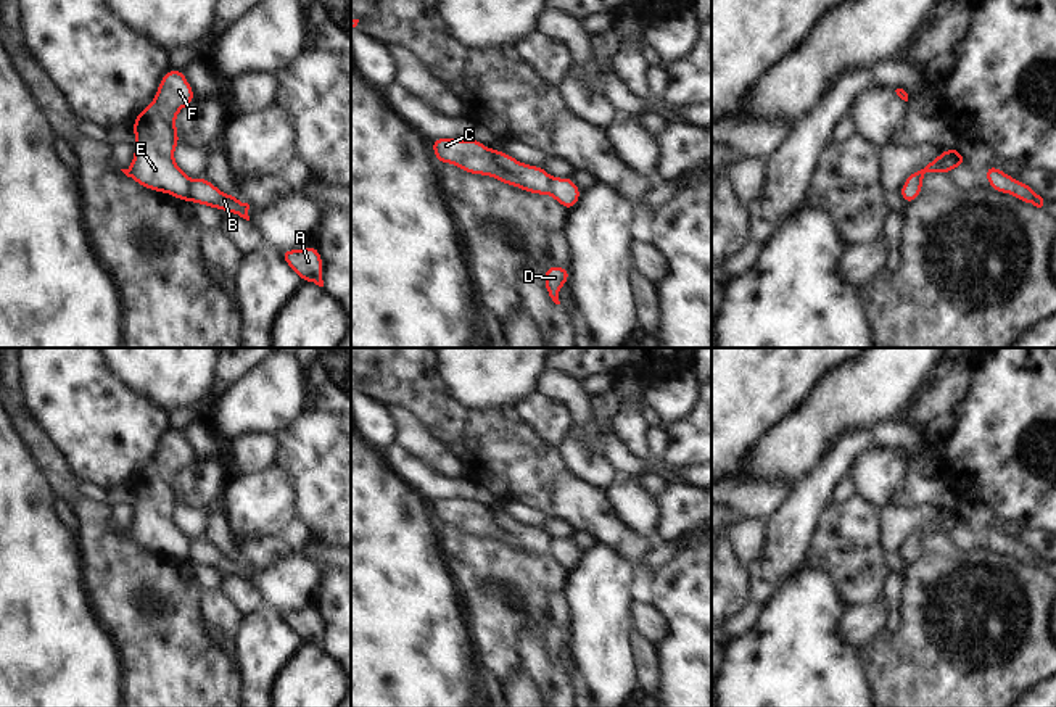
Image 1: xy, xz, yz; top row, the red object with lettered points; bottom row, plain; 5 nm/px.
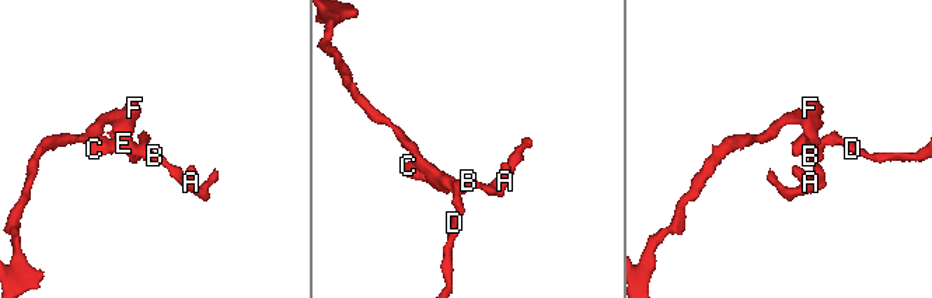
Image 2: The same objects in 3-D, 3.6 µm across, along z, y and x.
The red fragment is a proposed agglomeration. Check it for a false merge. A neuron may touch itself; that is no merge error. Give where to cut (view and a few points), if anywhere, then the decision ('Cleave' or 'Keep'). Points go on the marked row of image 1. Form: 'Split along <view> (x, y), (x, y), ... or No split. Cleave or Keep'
Split along xy (192, 182), (187, 200). Cleave.

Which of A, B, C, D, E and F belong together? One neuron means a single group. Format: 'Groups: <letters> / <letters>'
Groups: A B D / C E F.

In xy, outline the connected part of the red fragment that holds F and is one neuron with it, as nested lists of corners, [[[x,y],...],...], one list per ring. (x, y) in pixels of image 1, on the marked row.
[[[171,68],[163,76],[151,103],[132,124],[135,153],[130,166],[121,171],[135,184],[188,201],[192,179],[174,161],[174,148],[180,143],[175,118],[195,100],[184,71]]]

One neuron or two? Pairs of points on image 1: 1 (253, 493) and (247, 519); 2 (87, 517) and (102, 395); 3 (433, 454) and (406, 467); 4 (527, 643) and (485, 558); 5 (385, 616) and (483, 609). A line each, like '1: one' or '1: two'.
1: one
2: two
3: two
4: two
5: two

